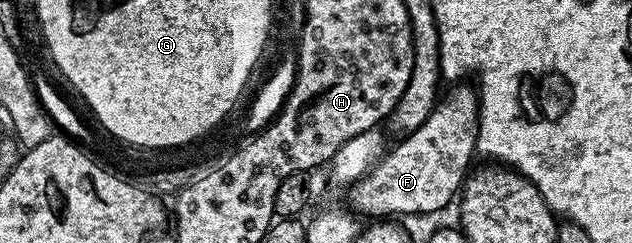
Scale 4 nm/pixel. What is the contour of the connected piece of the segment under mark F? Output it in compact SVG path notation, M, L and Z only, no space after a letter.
M461 83L456 86L457 89L454 93L449 93L440 98L437 102L437 106L433 109L433 114L429 116L424 123L422 123L414 133L402 136L400 138L401 143L395 148L390 148L382 158L377 162L376 165L372 167L364 176L360 178L357 182L354 182L348 190L349 202L348 206L358 214L365 213L367 215L373 216L373 219L385 219L387 215L425 215L427 213L435 213L443 208L445 208L453 199L458 196L460 189L464 186L466 178L470 170L470 163L472 157L475 157L477 148L477 123L479 120L479 93L476 88L473 89L466 83Z

